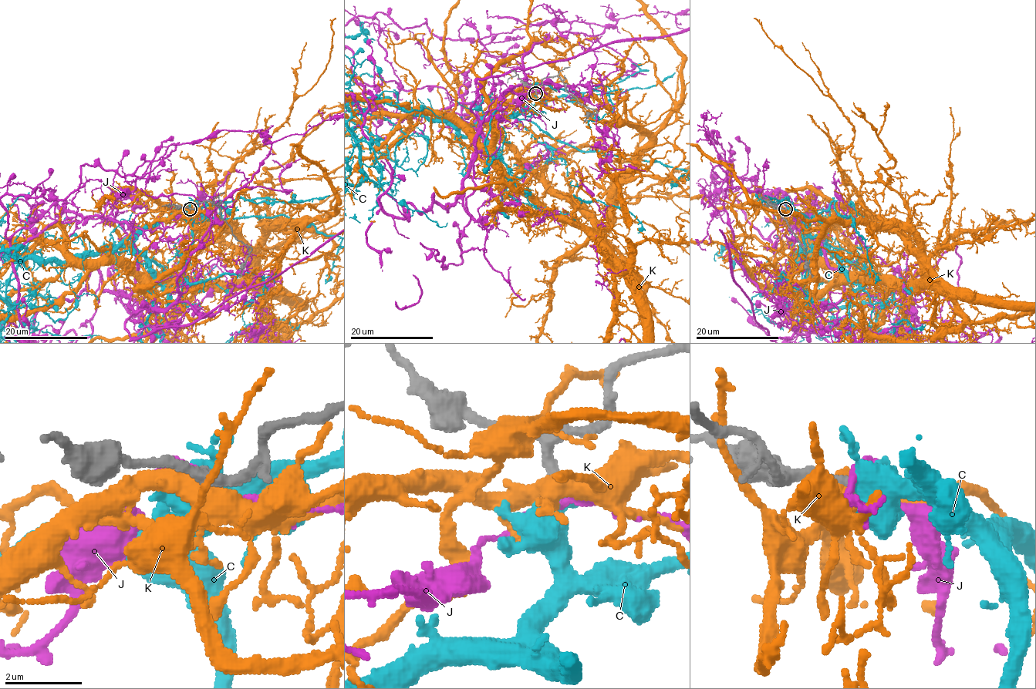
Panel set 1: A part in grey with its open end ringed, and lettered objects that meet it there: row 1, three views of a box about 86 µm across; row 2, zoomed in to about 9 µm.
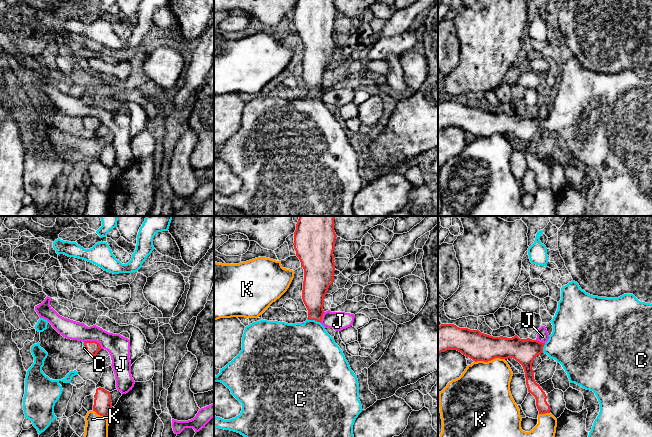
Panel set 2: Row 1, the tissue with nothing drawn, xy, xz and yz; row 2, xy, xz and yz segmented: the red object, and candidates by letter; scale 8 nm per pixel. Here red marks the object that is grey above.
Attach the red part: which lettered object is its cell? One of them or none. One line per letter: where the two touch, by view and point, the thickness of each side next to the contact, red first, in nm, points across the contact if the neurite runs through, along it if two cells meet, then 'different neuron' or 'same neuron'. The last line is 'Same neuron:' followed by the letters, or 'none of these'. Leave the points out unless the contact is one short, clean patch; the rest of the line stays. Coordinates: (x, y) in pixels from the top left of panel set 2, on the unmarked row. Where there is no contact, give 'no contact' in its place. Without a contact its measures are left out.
C: xz (314, 95) | 200/420 nm | across xz (315, 64), (314, 95), (306, 125) | same neuron
J: xy (94, 117) | 110/180 nm | along xy (84, 117), (96, 117), (101, 124) | different neuron
K: yz (488, 136) | 220/440 nm | different neuron
Same neuron: C

